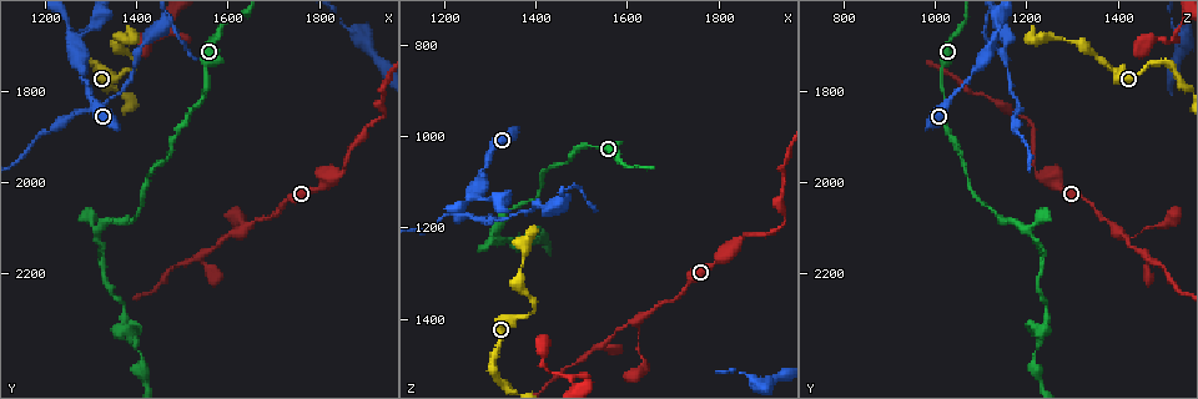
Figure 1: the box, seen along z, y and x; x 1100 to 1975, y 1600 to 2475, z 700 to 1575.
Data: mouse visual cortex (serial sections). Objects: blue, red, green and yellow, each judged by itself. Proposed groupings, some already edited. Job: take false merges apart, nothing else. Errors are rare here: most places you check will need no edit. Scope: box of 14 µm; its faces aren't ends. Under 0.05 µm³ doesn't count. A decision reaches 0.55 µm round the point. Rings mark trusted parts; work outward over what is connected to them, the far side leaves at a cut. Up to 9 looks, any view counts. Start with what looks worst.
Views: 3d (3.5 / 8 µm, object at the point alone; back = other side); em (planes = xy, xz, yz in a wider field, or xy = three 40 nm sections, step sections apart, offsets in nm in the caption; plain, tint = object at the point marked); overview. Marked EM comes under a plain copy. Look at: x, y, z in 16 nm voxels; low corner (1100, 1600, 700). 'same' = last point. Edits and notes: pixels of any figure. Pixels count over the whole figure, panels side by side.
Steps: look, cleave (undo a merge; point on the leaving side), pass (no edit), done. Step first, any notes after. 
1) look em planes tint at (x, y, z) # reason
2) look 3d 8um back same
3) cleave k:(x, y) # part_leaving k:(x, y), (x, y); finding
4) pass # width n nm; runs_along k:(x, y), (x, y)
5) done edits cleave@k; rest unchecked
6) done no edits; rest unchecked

look 3d 8um at (1395, 1750, 1385) # a narrow waist

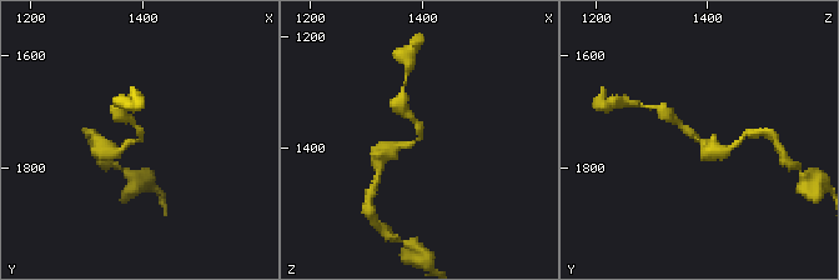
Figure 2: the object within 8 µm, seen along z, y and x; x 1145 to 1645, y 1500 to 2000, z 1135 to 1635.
look 3d 3.5um at (1395, 1745, 1390)

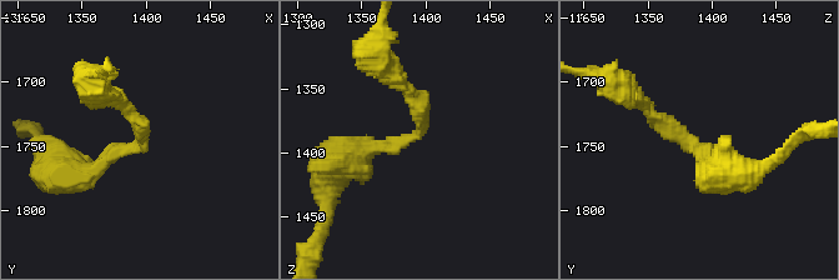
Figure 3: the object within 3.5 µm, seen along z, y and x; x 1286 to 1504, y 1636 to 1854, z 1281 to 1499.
look em xy step 3 tint at (1390, 1746, 1388) # arm_widths 200, 400 nm; now the EM

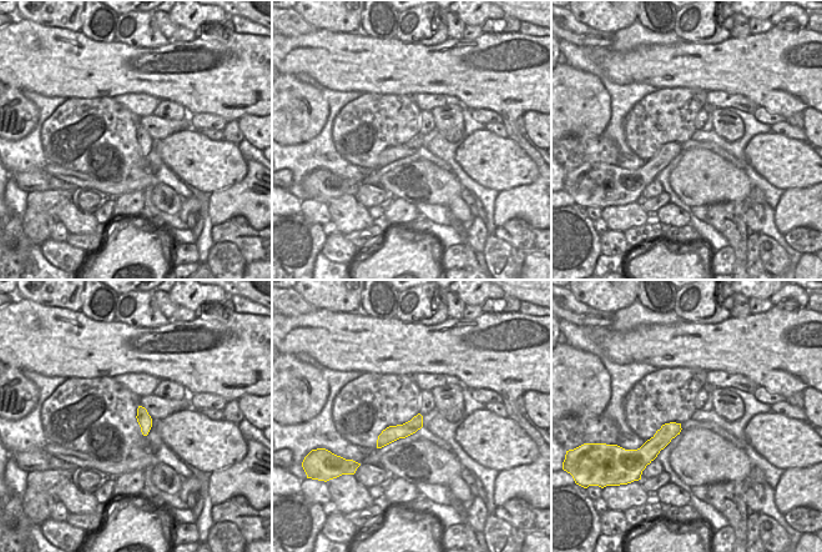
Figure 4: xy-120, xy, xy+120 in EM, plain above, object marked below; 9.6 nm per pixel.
pass # width 150 nm; runs_along 4:(419, 418), (379, 443); continuous, no second cell

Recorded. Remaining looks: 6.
look 3d 3.5um at (1620, 2115, 1400) # two arms in line, one across

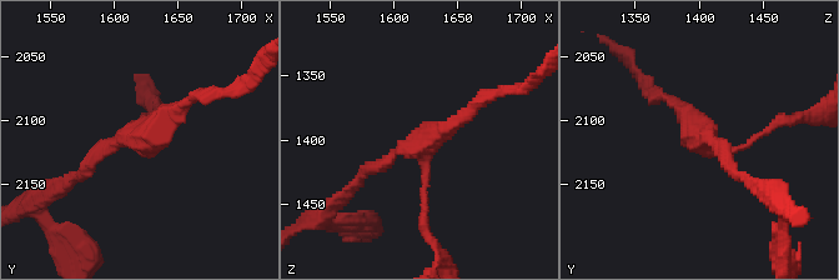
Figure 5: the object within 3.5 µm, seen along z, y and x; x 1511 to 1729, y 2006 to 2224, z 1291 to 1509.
look em xy step 2 tint at (1622, 2114, 1406) # arms 3; arm_widths 100, 150, 150 nm; shape alone is not enough

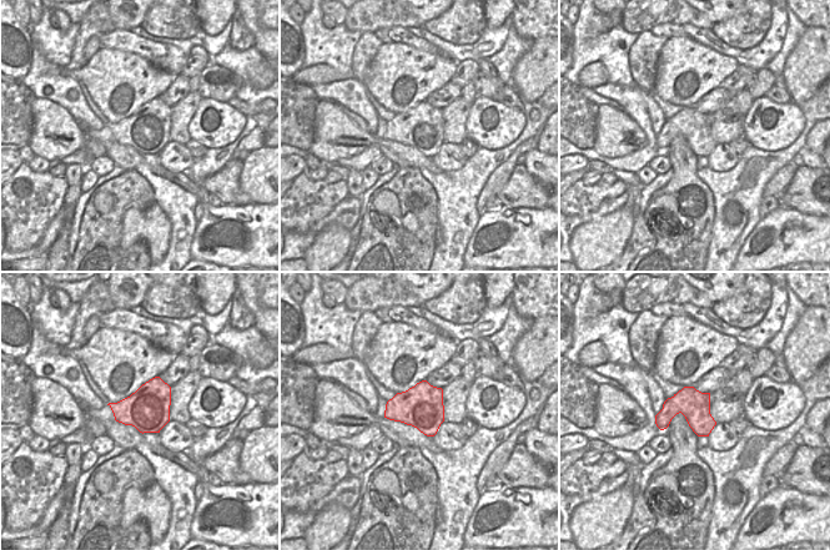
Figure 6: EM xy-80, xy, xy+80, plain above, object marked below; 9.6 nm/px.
pass # runs_along 5:(201, 96), (79, 174); continuous, no second cell

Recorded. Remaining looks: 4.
look 3d 8um at (1540, 2170, 1465)

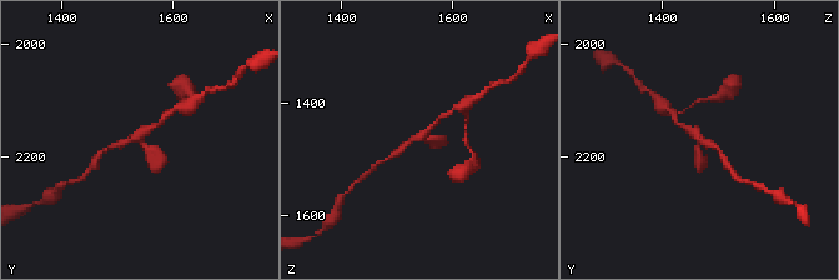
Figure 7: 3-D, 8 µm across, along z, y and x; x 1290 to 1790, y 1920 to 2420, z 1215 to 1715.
look em xy step 1 tint at (1535, 2165, 1465) # arms 3; arm_widths 150, 150, 200 nm

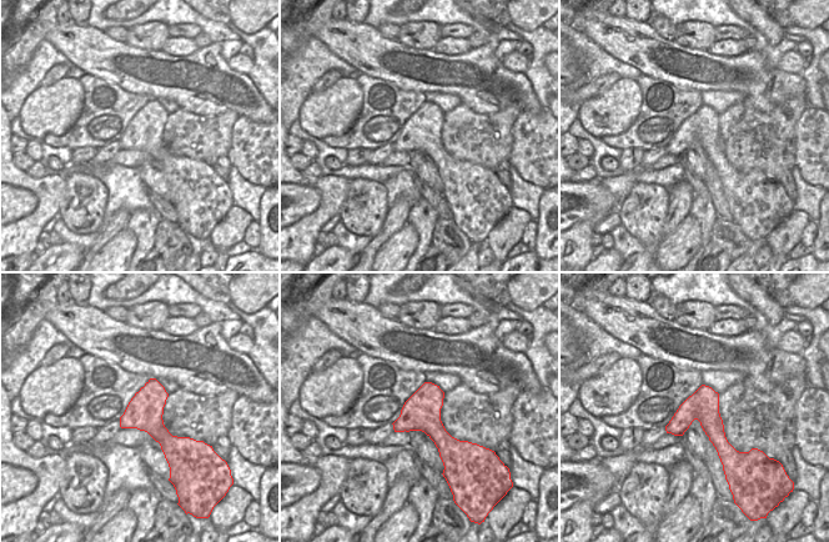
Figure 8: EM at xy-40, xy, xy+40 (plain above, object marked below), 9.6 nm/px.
pass # width 360 nm; runs_along 7:(676, 120), (696, 131), (701, 165); all the same cell

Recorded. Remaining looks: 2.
look 3d 3.5um at (1340, 2090, 1160) # thick turns thin

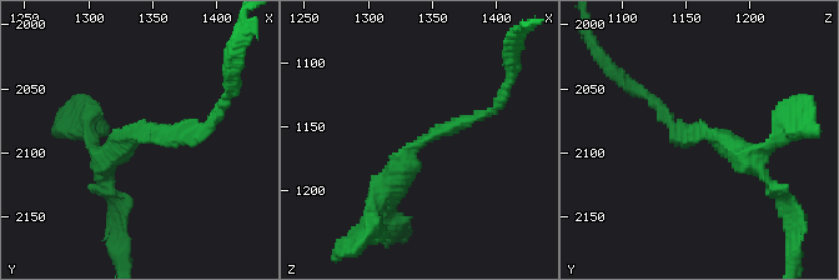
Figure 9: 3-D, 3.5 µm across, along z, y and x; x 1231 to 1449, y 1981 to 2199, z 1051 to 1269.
look em xy step 2 tint at (1346, 2086, 1158) # arm_widths 150, 300 nm

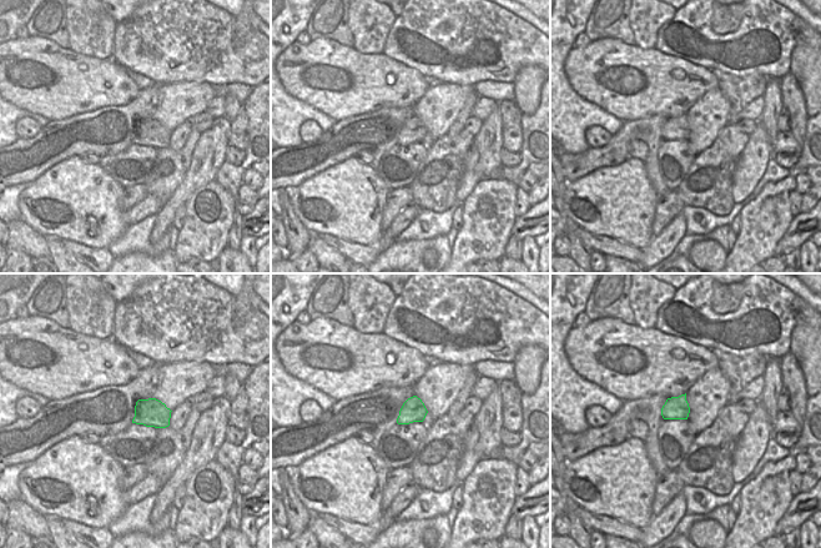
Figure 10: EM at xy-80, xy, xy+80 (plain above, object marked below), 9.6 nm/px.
pass # runs_along 9:(497, 106), (425, 138), (382, 199); continuous, no second cell

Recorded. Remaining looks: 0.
done no edits; rest unchecked

